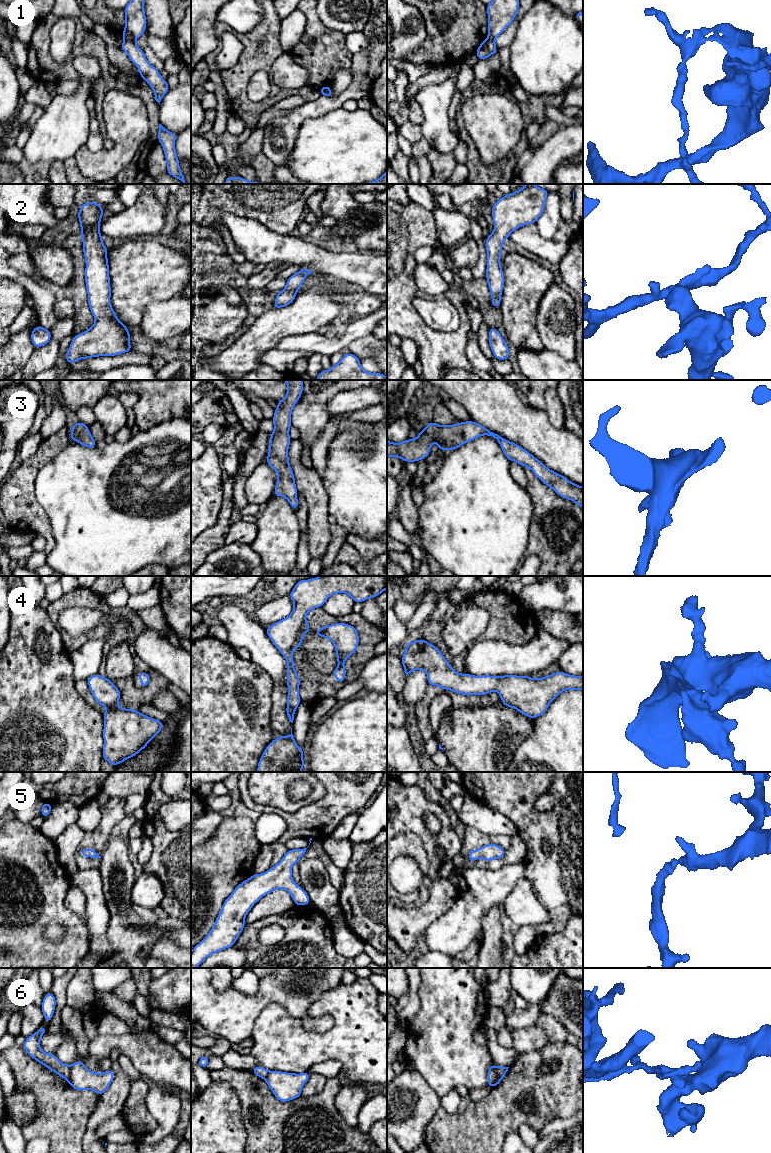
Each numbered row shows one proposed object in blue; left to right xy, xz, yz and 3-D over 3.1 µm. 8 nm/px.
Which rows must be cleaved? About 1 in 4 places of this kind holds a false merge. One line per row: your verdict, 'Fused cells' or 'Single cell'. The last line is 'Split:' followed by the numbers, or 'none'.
1: Fused cells
2: Single cell
3: Single cell
4: Single cell
5: Single cell
6: Fused cells
Split: 1, 6

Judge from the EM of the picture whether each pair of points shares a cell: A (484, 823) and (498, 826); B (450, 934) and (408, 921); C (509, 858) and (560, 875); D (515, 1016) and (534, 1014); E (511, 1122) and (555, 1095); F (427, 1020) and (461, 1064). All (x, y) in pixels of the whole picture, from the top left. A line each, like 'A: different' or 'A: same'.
A: same
B: different
C: different
D: same
E: same
F: same

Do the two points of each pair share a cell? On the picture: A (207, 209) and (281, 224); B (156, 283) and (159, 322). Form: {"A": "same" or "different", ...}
{"A": "same", "B": "different"}

